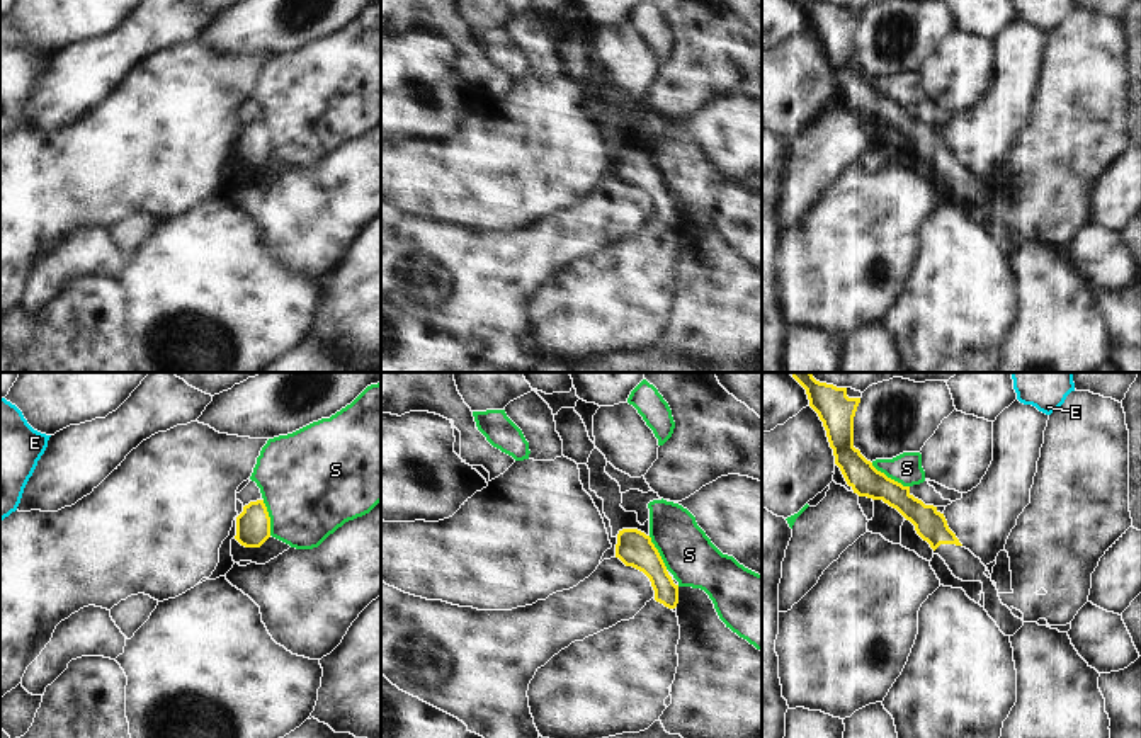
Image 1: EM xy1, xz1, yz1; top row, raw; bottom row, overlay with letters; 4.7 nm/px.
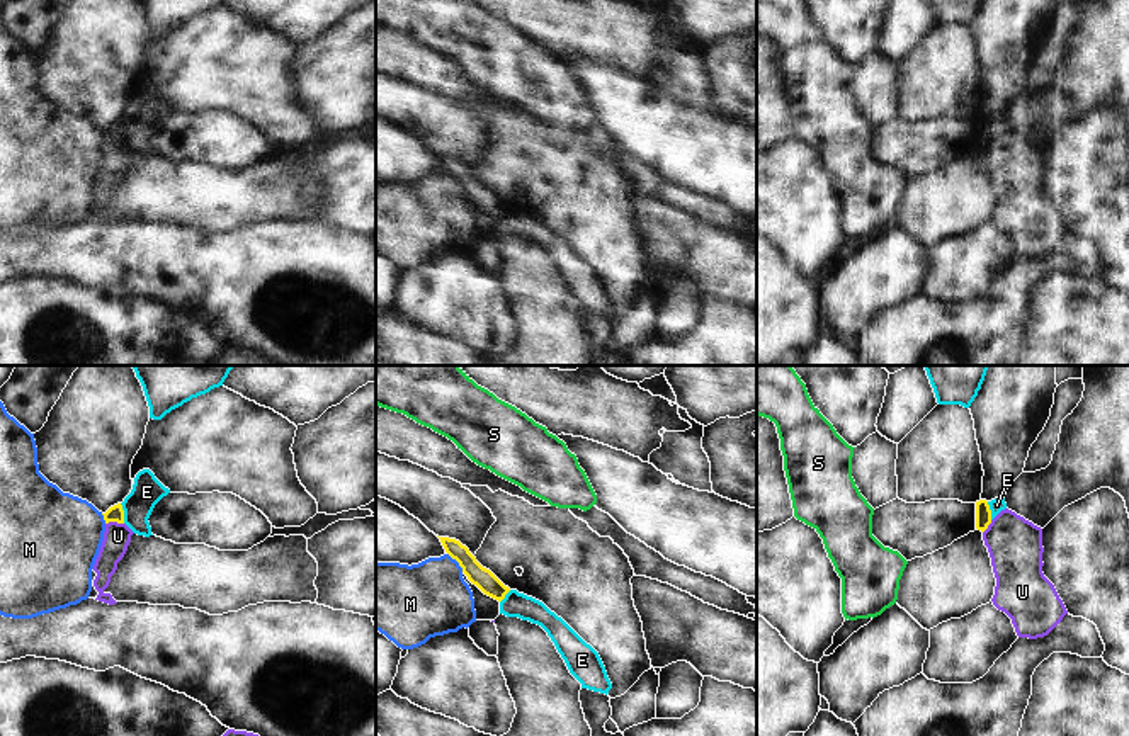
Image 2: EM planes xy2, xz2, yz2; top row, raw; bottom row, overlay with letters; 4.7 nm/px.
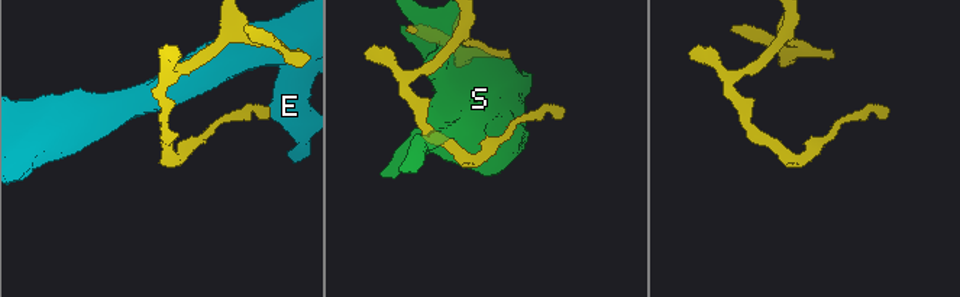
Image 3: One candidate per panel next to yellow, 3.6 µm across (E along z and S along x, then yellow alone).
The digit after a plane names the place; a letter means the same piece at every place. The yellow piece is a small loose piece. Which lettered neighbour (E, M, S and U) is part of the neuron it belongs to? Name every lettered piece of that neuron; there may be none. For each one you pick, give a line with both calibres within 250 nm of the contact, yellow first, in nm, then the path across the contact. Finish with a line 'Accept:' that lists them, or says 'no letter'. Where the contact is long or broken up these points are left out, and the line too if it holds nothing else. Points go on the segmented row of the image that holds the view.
Accept: no letter

